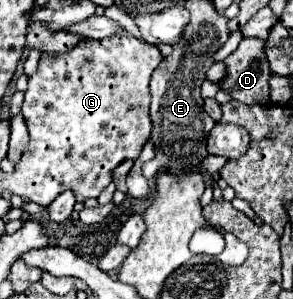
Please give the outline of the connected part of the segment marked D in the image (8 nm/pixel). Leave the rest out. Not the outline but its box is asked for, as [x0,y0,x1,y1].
[218,39,270,105]

